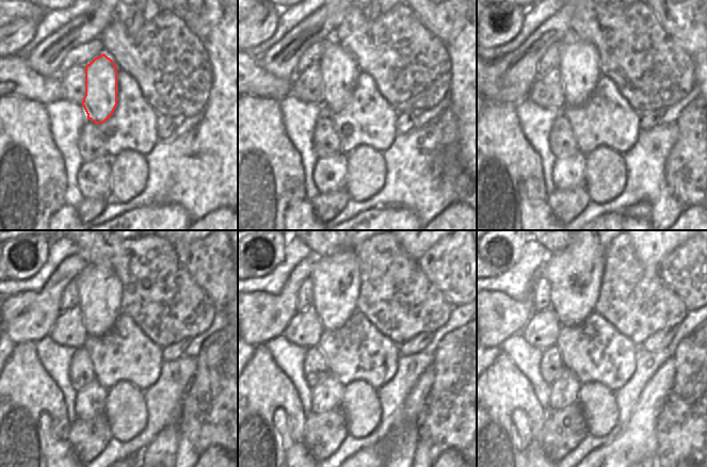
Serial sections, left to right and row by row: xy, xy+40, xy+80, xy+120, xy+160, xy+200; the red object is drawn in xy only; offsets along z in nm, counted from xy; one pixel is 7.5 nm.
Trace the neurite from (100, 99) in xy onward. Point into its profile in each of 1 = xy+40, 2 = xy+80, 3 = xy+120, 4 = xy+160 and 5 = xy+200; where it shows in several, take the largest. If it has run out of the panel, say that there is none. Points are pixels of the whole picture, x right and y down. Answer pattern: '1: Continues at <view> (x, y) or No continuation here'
1: Continues at xy+40 (339, 70)
2: Continues at xy+80 (578, 60)
3: Continues at xy+120 (99, 289)
4: Continues at xy+160 (336, 278)
5: Continues at xy+200 (575, 273)

